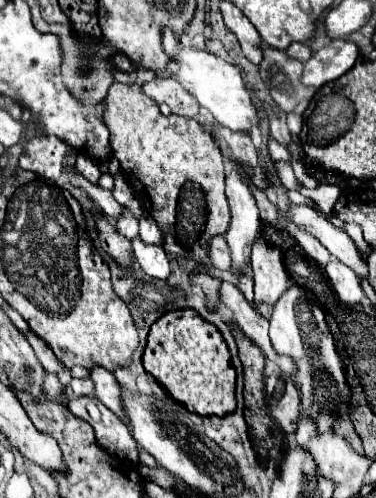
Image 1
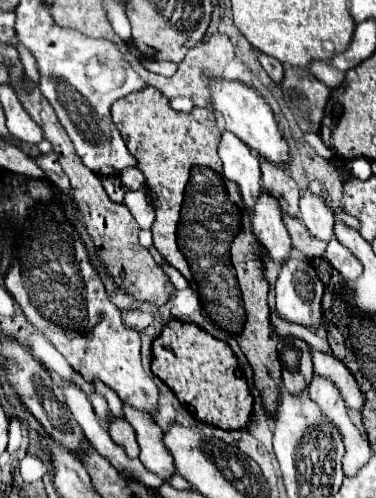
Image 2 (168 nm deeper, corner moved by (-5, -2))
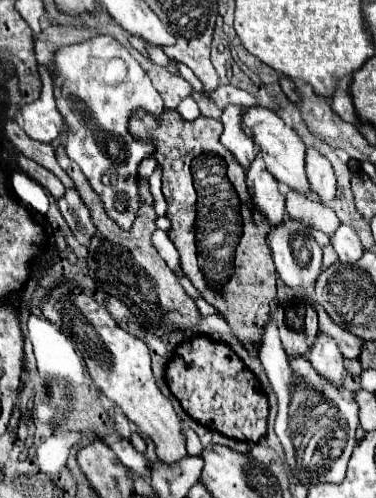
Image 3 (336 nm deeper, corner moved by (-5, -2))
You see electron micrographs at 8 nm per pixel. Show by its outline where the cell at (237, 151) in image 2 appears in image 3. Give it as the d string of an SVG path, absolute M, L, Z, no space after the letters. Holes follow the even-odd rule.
M227 105L223 109L223 117L221 117L221 123L223 123L223 133L221 133L221 145L231 151L231 155L235 157L235 161L245 169L249 171L257 151L255 151L255 145L249 137L245 137L245 133L241 131L241 107L237 105Z

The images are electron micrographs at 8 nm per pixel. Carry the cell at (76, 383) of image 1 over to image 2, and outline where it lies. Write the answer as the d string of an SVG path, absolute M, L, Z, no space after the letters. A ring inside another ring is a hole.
M93 393L93 395L89 395L89 397L91 397L91 405L93 405L93 409L95 409L95 415L97 415L99 421L103 423L103 427L107 427L107 423L109 423L109 407L107 407L105 397L101 397L99 393Z

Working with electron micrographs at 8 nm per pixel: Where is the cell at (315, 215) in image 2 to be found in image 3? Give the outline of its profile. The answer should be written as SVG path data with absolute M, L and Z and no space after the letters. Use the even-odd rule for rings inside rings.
M307 149L305 173L313 197L319 199L323 205L329 205L335 199L335 175L331 163L319 151Z

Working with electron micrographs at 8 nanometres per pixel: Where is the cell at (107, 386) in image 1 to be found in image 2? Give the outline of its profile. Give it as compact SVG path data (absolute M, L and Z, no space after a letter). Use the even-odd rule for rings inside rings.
M123 407L125 419L131 423L131 427L137 433L137 441L141 447L141 463L145 465L147 471L155 473L163 481L171 479L177 469L173 463L173 455L169 455L169 449L163 443L163 431L157 423L151 421L151 417L143 411L137 411L133 407Z

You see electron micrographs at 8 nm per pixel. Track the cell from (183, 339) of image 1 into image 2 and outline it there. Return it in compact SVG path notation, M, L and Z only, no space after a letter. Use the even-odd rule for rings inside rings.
M169 321L153 343L155 359L151 371L175 393L179 403L199 421L219 429L245 429L251 423L253 395L239 363L225 341L215 339L201 327L183 321Z

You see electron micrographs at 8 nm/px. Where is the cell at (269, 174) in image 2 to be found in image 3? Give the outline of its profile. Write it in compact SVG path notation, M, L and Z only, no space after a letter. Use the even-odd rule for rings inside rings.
M293 189L287 191L287 213L291 219L301 221L305 227L319 229L327 235L335 233L335 211L321 205L319 201L307 199L303 193L297 193Z

